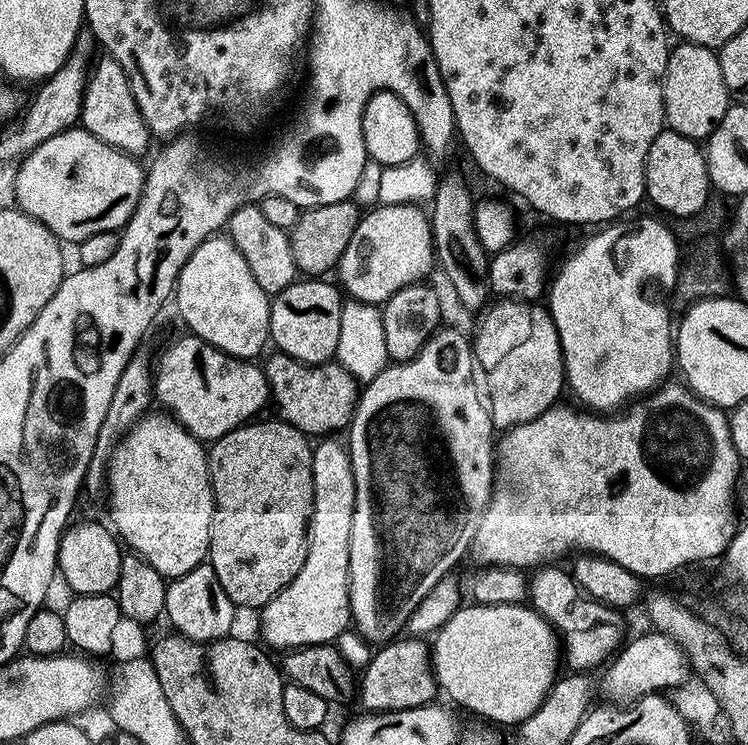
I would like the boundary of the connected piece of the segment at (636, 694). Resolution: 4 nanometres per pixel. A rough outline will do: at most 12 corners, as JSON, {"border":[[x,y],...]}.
{"border":[[655,630],[605,667],[605,701],[627,706],[690,678],[679,645]]}

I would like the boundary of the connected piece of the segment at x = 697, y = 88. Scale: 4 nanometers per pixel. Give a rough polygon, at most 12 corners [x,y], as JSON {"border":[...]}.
{"border":[[680,42],[664,71],[664,118],[697,142],[730,97],[720,57]]}

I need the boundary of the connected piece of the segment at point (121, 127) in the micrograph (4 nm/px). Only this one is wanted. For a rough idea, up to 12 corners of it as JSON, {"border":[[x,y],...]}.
{"border":[[112,57],[95,61],[79,123],[137,158],[150,133]]}

